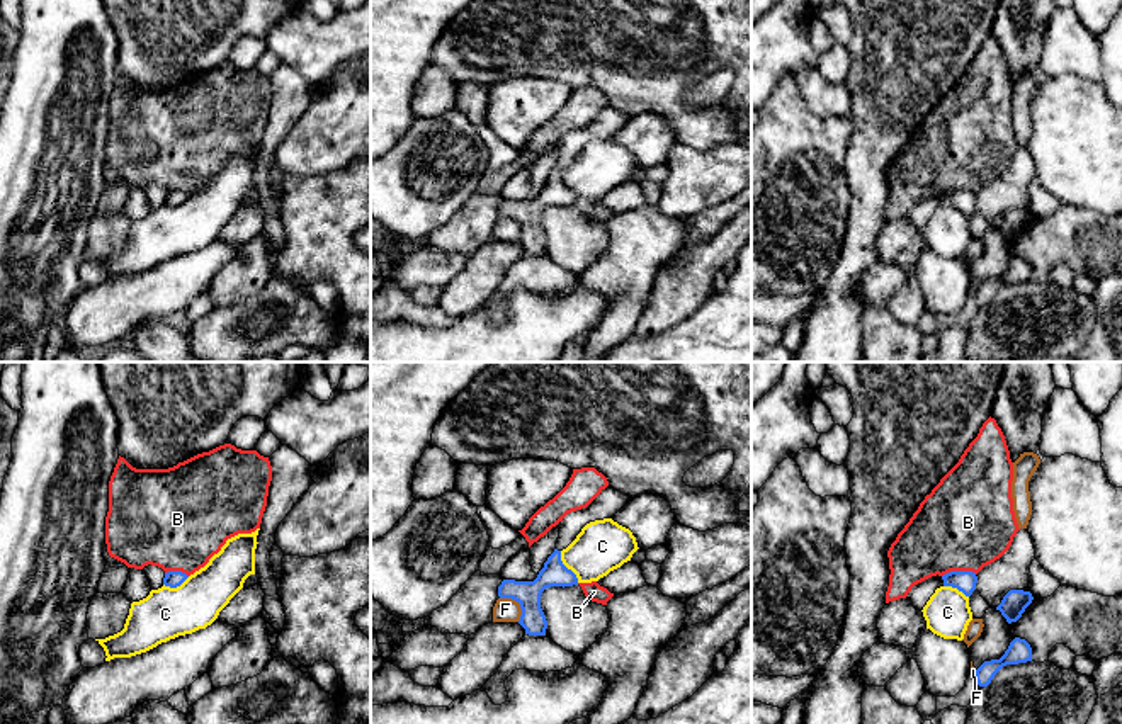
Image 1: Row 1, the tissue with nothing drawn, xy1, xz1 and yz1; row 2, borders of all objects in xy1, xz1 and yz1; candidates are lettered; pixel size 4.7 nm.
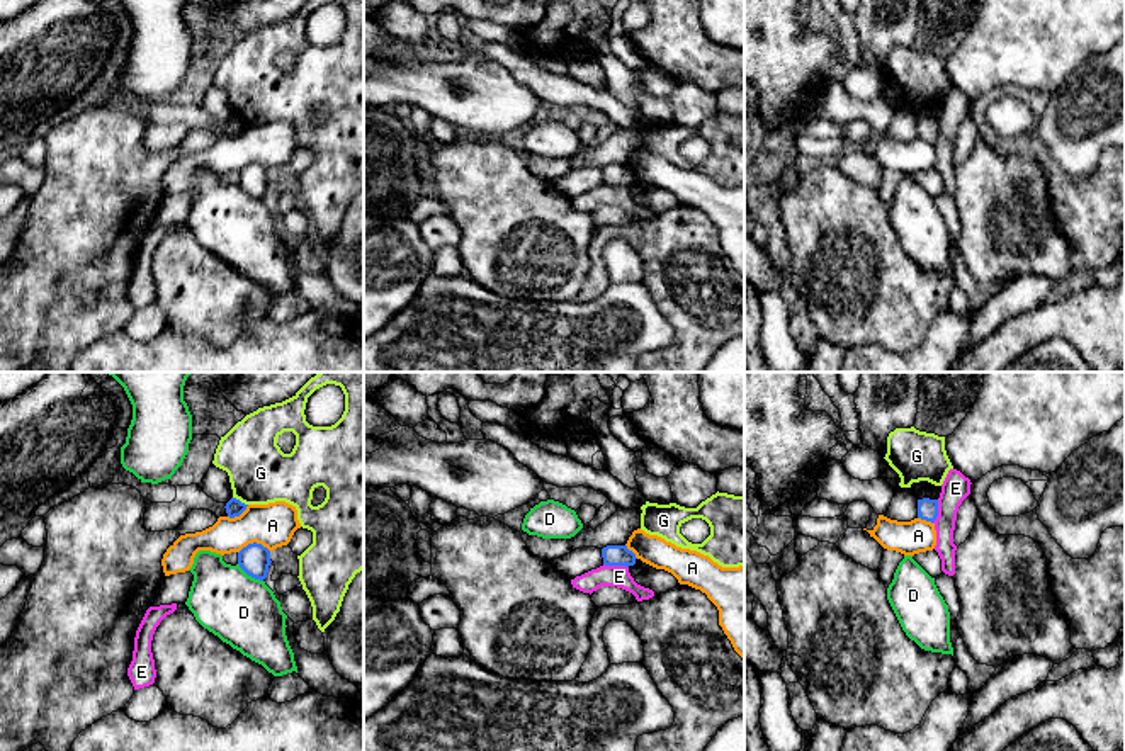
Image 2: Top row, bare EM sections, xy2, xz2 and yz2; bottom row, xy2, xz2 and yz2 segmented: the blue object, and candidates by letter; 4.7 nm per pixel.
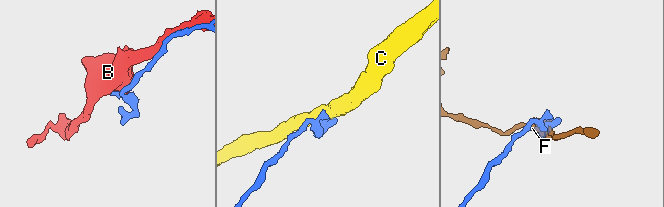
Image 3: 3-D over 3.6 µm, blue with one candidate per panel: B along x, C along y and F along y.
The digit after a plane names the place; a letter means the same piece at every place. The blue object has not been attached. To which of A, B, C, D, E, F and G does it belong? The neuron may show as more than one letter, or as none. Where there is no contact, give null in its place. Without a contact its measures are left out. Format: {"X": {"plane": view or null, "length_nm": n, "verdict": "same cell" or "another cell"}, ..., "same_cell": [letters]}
{"A": {"plane": "xy2", "length_nm": 160, "verdict": "another cell"}, "B": {"plane": "yz1", "length_nm": 170, "verdict": "another cell"}, "C": {"plane": "xz1", "length_nm": 180, "verdict": "another cell"}, "D": {"plane": "xy2", "length_nm": 150, "verdict": "another cell"}, "E": {"plane": "xz2", "length_nm": 120, "verdict": "another cell"}, "F": {"plane": "xz1", "length_nm": 150, "verdict": "another cell"}, "G": {"plane": "xy2", "length_nm": 80, "verdict": "another cell"}, "same_cell": []}

